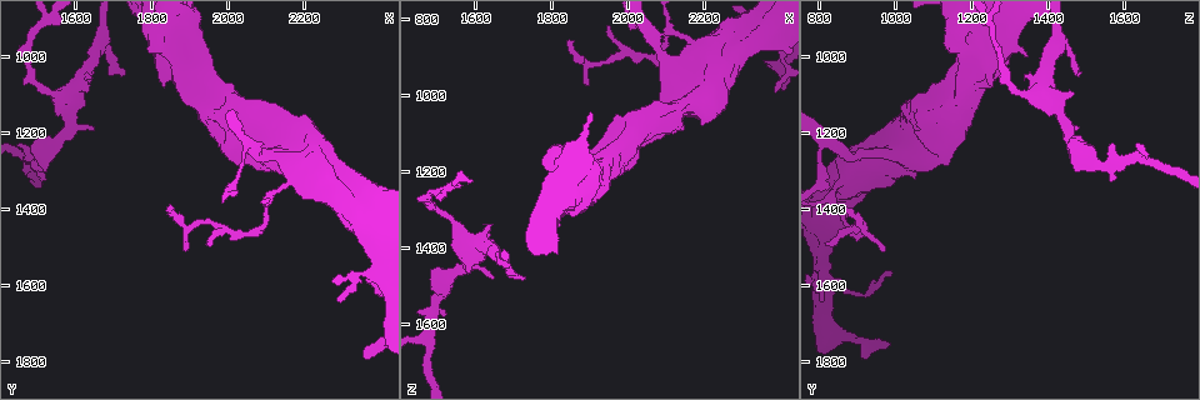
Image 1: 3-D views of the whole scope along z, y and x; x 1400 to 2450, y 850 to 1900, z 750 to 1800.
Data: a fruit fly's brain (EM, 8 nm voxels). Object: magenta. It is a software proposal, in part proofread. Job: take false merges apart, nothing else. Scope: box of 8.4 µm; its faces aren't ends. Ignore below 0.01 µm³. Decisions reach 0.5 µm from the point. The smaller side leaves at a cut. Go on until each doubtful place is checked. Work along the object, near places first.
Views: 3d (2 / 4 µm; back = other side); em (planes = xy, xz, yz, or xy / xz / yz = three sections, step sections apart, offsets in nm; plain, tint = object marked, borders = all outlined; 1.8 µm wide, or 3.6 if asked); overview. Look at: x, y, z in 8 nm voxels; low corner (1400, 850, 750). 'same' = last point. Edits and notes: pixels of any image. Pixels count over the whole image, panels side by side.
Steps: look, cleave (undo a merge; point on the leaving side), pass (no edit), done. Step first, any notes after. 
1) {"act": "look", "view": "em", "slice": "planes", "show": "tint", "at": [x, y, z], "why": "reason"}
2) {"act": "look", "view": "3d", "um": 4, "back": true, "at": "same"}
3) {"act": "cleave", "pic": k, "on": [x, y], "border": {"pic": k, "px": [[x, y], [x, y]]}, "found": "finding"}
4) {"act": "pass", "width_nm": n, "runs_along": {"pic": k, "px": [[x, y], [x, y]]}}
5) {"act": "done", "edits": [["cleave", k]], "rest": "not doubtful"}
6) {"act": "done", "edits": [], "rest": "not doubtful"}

{"act": "look", "view": "3d", "um": 4, "back": true, "at": [2055, 1230, 830], "why": "branch point"}

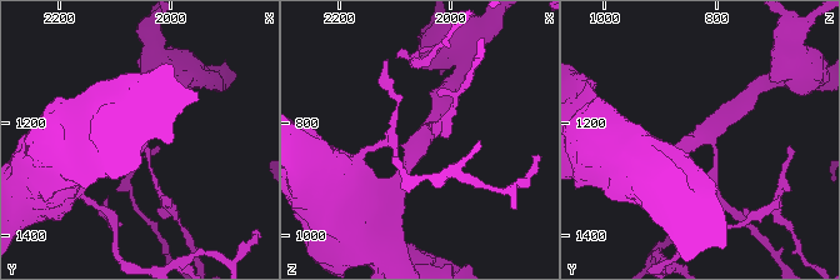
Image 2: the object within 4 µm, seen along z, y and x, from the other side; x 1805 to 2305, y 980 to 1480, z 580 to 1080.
{"act": "look", "view": "em", "slice": "planes", "show": "borders", "at": [2060, 1230, 830]}

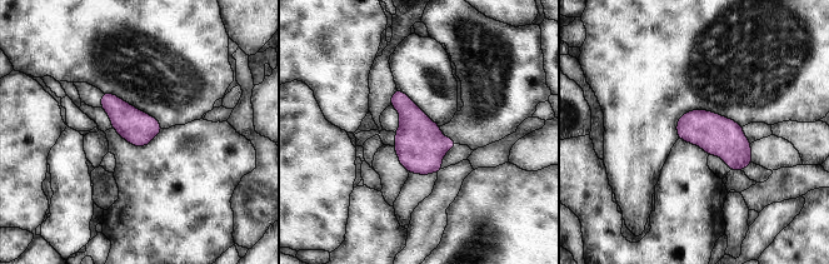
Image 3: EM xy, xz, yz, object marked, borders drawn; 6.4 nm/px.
{"act": "pass", "width_nm": 220, "found": "continuous, no second neuron"}

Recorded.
{"act": "look", "view": "em", "um": 3.6, "slice": "xy", "step": 8, "show": "borders", "at": [2175, 1285, 910], "why": "sudden change in width"}

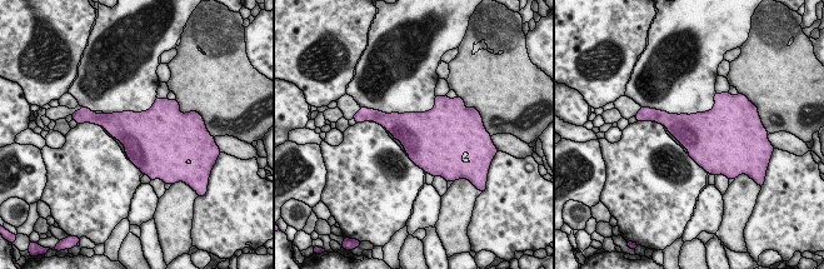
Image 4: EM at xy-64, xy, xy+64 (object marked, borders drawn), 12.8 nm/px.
{"act": "pass", "found": "one neuron here"}

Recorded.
{"act": "look", "view": "em", "slice": "yz", "step": 8, "show": "borders", "at": [1470, 1270, 1635], "why": "calibre changes"}

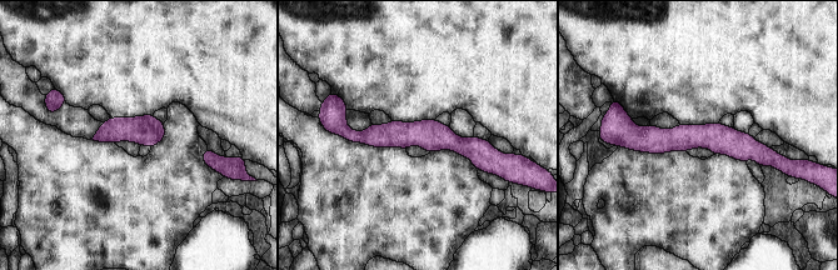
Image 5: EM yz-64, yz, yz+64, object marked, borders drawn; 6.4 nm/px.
{"act": "pass", "width_nm": 180, "found": "one neuron here"}

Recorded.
{"act": "done", "edits": [], "rest": "not doubtful"}

